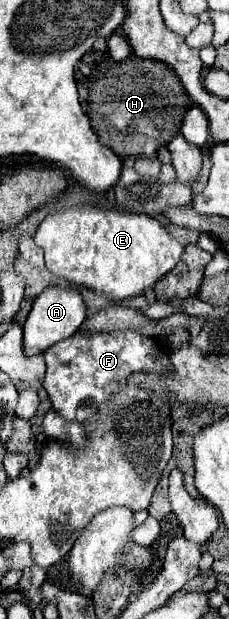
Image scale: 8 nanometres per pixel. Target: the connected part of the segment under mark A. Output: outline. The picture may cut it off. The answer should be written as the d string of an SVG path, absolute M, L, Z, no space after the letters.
M49 286L45 288L33 302L33 308L25 320L23 326L23 342L25 342L25 354L35 356L45 352L55 342L61 342L69 336L73 336L81 324L85 322L85 302L77 290L63 288L63 286Z

